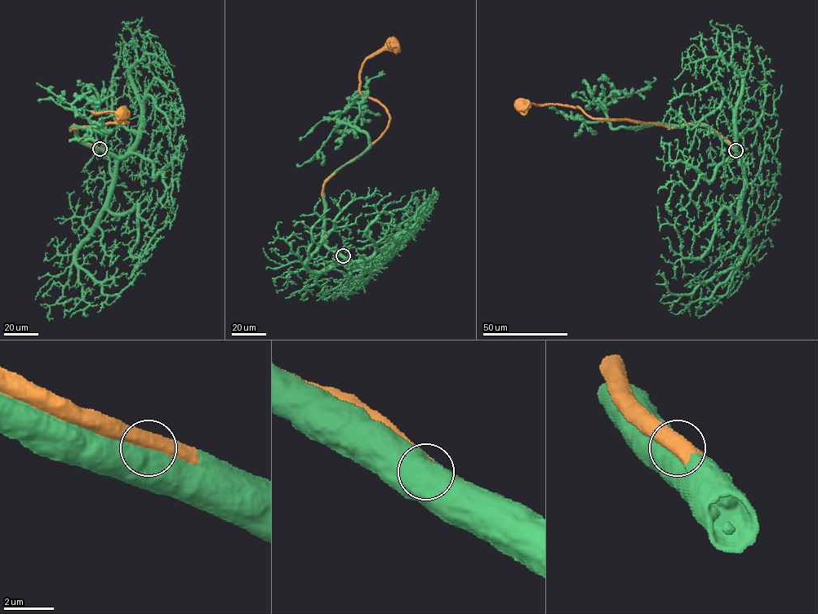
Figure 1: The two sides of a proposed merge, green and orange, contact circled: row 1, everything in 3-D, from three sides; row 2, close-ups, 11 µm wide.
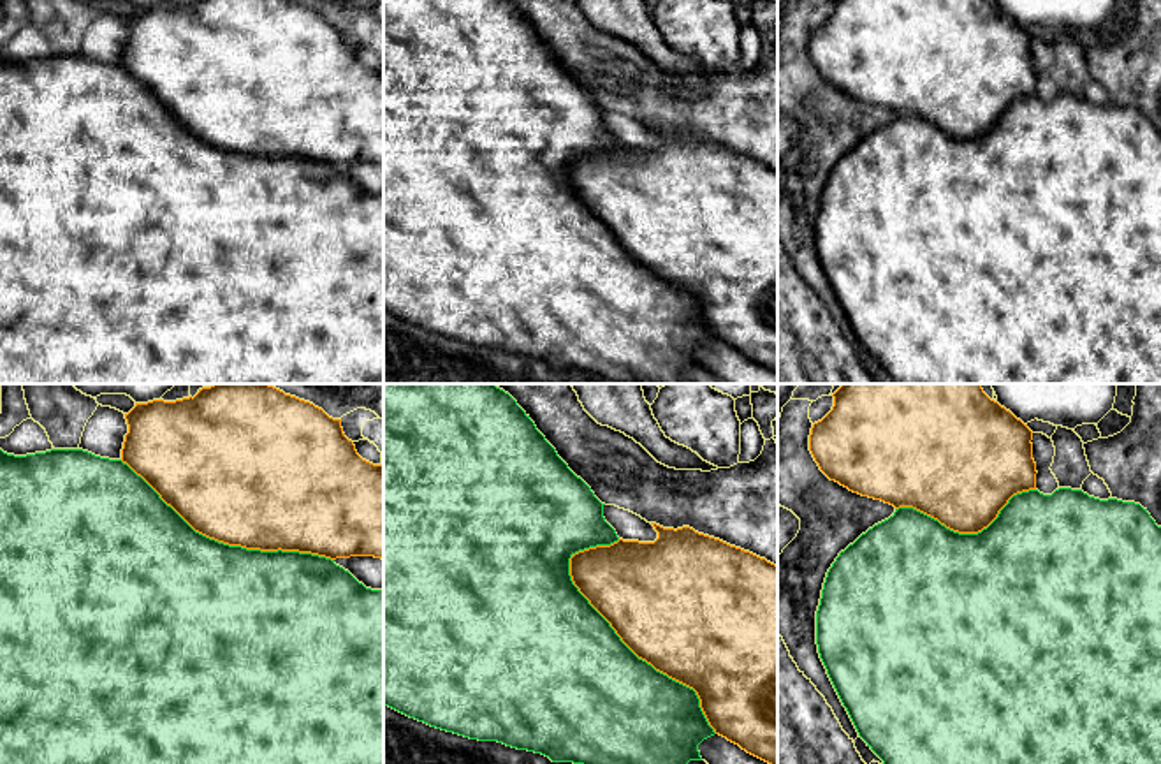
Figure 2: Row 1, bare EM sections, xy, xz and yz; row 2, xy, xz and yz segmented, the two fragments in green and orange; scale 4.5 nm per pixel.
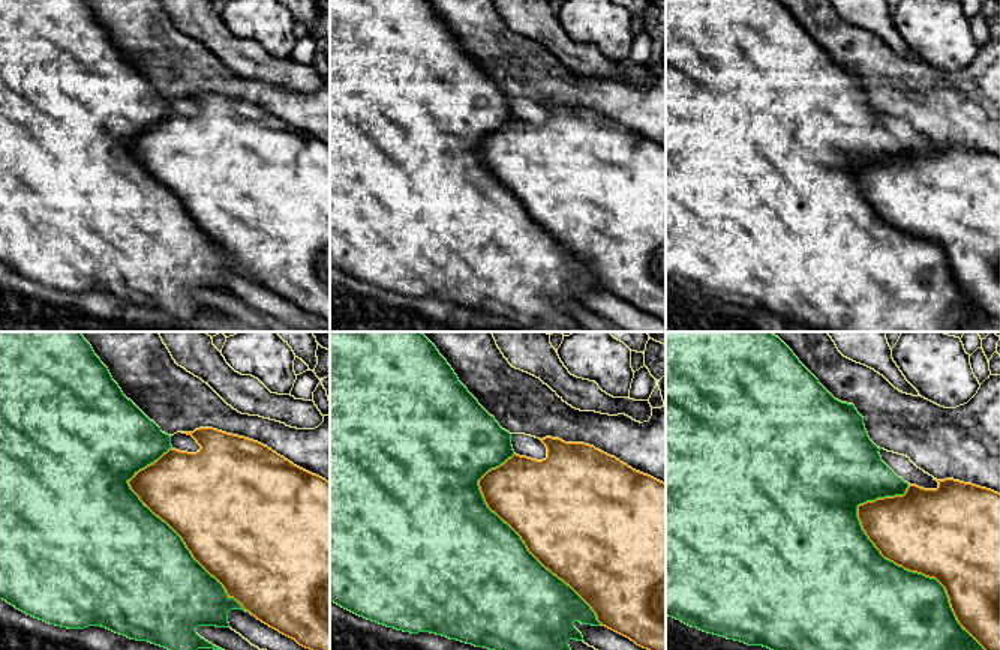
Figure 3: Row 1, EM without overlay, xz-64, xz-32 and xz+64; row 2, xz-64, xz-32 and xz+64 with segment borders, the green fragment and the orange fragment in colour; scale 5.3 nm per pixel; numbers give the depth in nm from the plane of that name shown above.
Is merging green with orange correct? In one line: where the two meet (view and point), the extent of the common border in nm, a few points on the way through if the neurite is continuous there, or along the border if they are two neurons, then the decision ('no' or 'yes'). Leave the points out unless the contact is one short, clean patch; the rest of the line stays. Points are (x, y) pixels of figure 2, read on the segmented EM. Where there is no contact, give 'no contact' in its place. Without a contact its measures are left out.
xz (634, 653) | 1050 nm | yes

